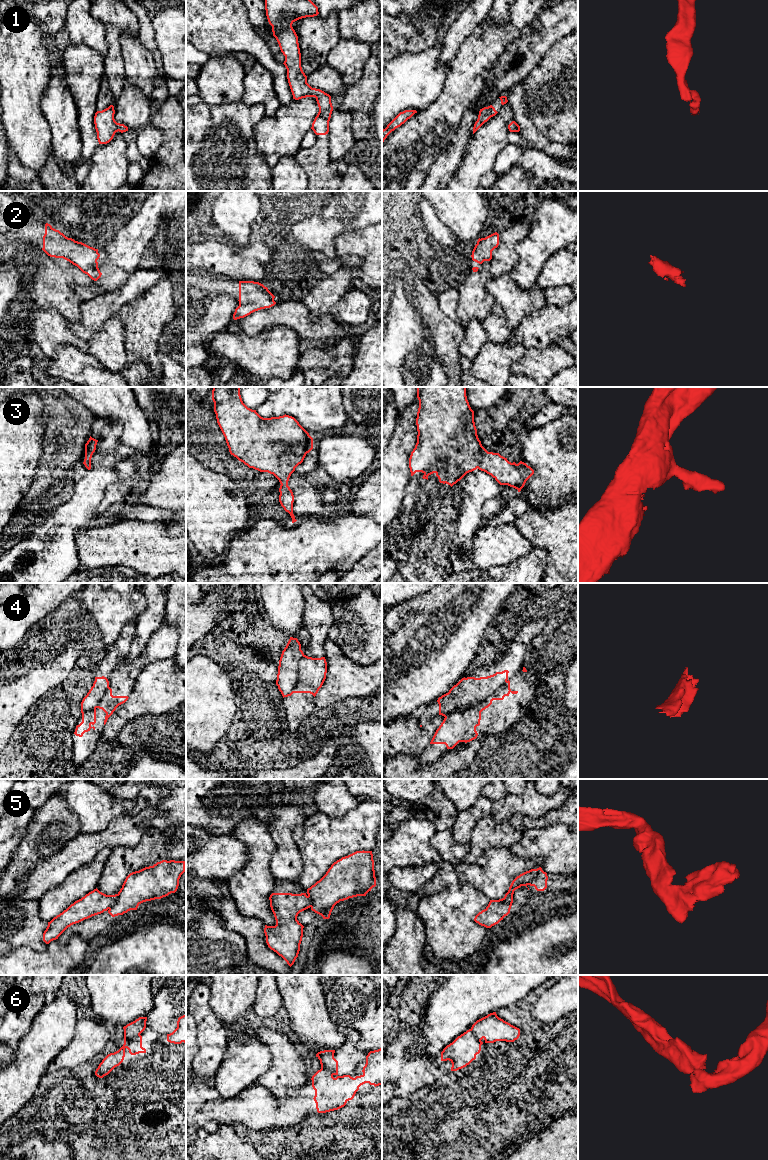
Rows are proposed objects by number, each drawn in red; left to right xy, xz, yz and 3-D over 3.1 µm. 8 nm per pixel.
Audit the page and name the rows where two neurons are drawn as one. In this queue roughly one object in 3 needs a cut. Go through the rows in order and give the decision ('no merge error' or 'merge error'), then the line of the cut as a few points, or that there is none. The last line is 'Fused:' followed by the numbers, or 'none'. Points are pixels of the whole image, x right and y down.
1: no merge error; no cut
2: no merge error; no cut
3: no merge error; no cut
4: merge error; cut in yz along (506, 680), (480, 703), (475, 706), (457, 708), (445, 717)
5: merge error; cut in xy along (117, 894), (116, 900), (108, 908)
6: merge error; cut in xy along (139, 1034), (124, 1041)
Fused: 4, 5, 6

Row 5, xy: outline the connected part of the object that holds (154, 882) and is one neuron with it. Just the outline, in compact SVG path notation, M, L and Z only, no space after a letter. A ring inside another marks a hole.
M162 860L153 866L130 873L108 913L112 917L123 915L130 910L137 910L143 902L175 893L184 872L185 861Z

